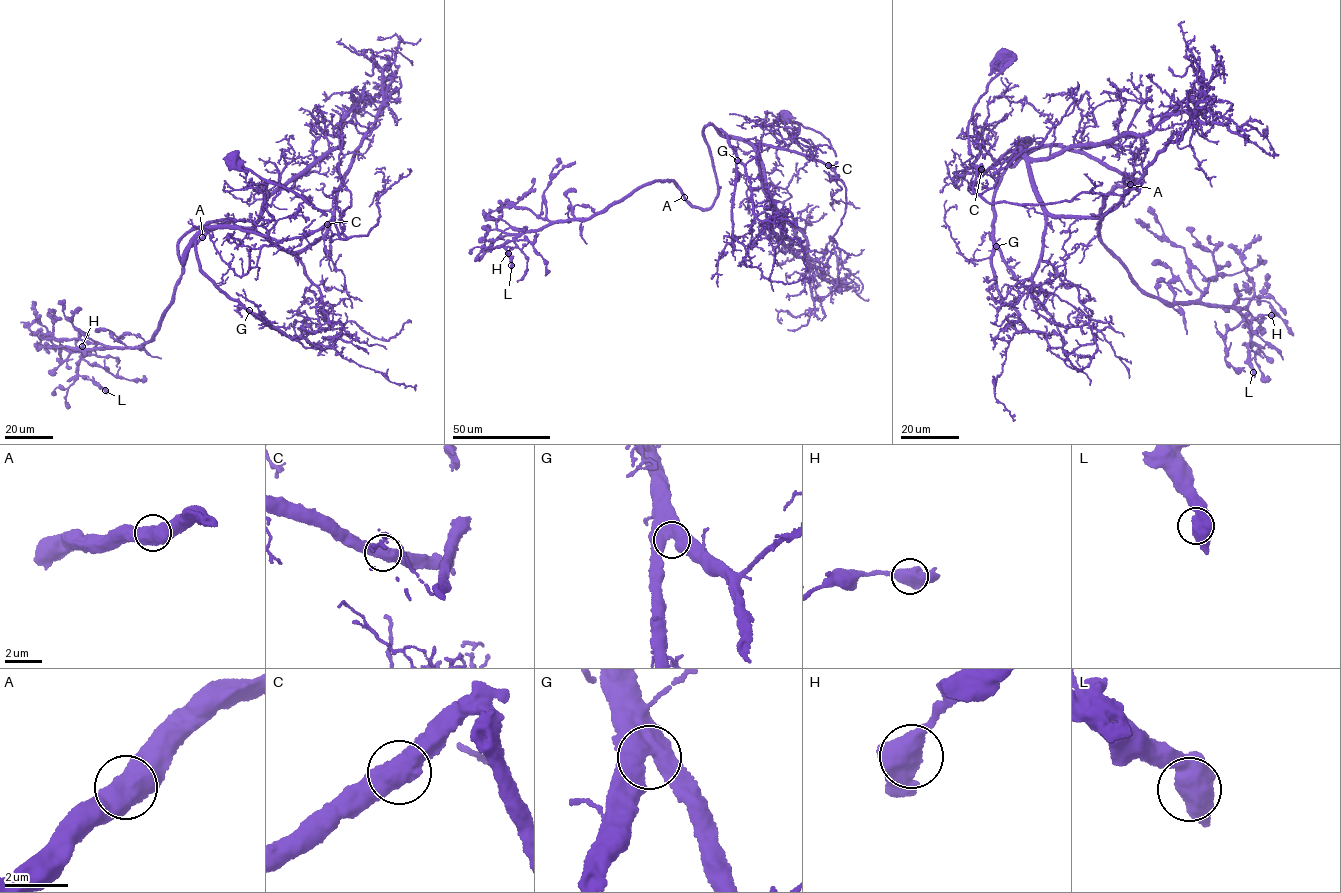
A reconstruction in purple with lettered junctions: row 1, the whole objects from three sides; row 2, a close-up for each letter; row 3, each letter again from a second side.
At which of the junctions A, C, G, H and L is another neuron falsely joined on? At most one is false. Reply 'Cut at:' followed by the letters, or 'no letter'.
Cut at: no letter

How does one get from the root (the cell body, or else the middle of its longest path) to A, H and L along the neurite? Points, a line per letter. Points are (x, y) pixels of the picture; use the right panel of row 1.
A: (1001, 55), (1009, 85), (981, 134), (992, 159), (1029, 139), (1012, 163), (1058, 146), (1139, 180), (1130, 184)
H: (1001, 55), (992, 159), (1029, 139), (1012, 163), (1058, 146), (1139, 178), (1099, 228), (1132, 282), (1271, 315)
L: (1001, 55), (983, 149), (1139, 178), (1100, 241), (1165, 303), (1237, 311), (1253, 372)

